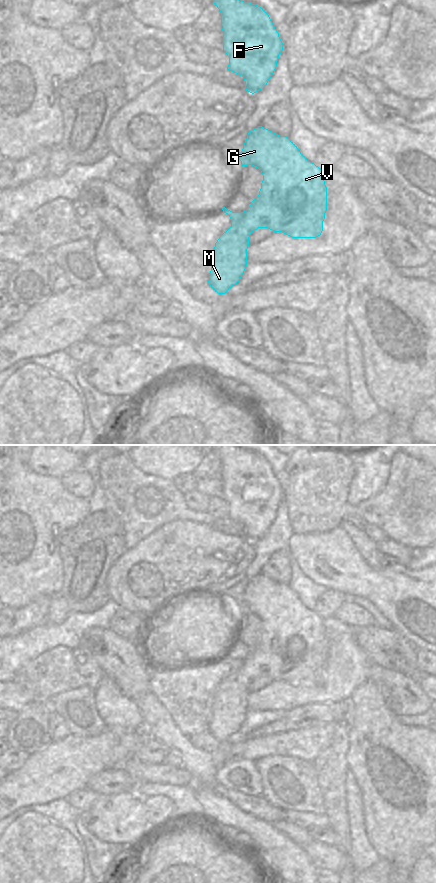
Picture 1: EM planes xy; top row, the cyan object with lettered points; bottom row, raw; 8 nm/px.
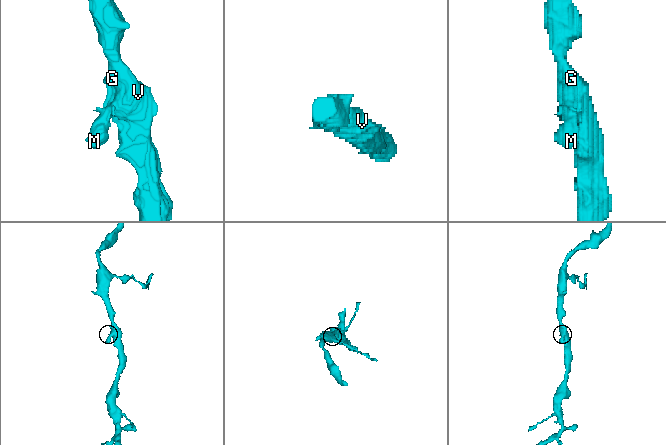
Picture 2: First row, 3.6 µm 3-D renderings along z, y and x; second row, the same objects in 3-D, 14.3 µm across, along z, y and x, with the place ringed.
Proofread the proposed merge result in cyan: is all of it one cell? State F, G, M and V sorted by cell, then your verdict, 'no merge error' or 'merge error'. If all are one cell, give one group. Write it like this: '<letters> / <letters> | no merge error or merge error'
F G M V | no merge error

